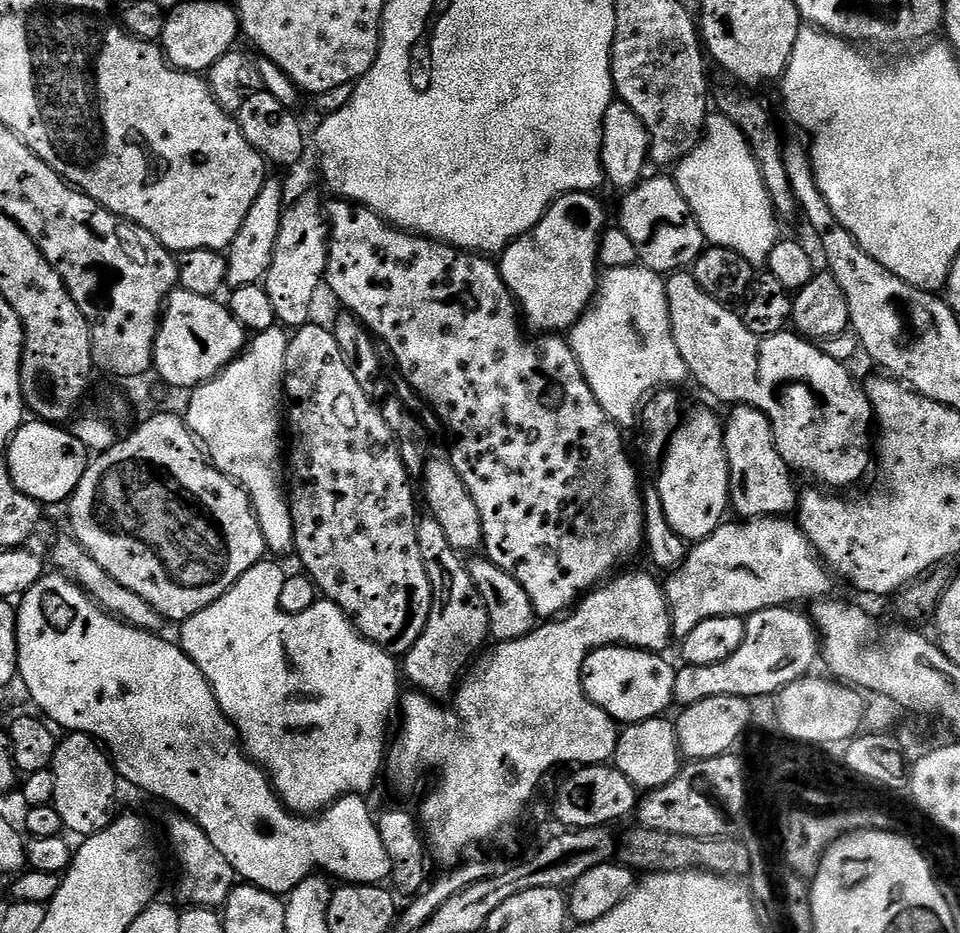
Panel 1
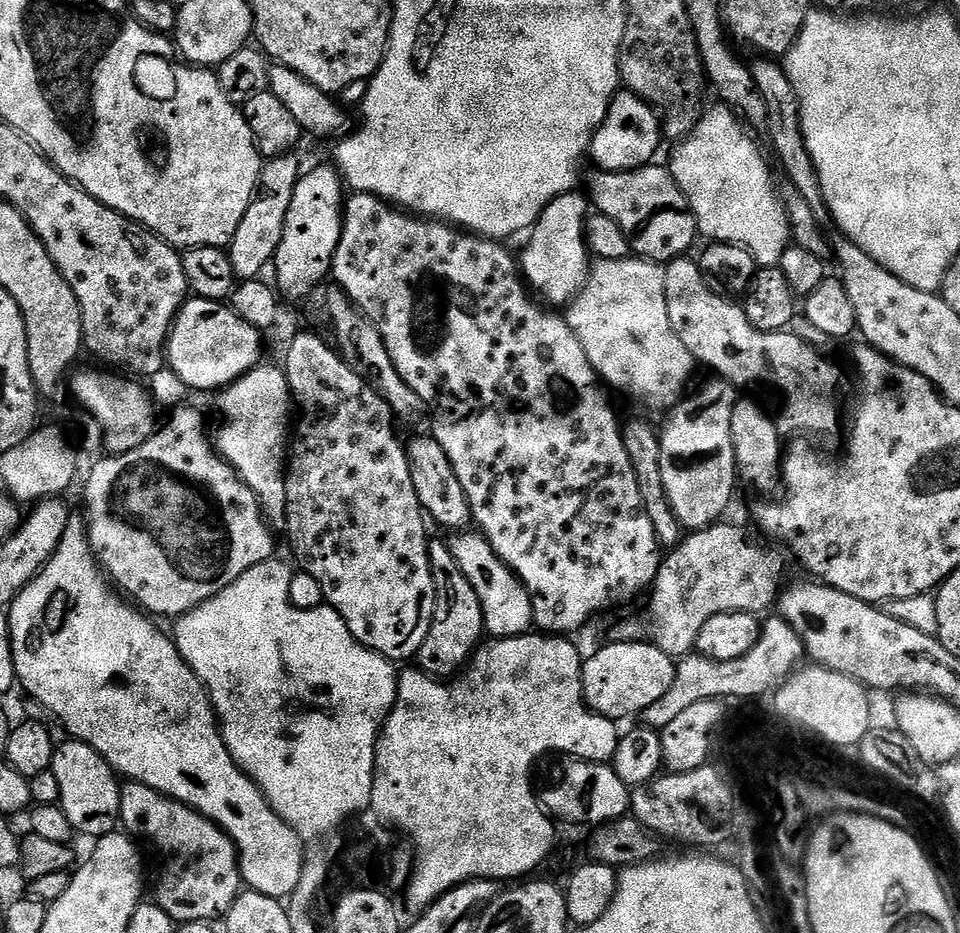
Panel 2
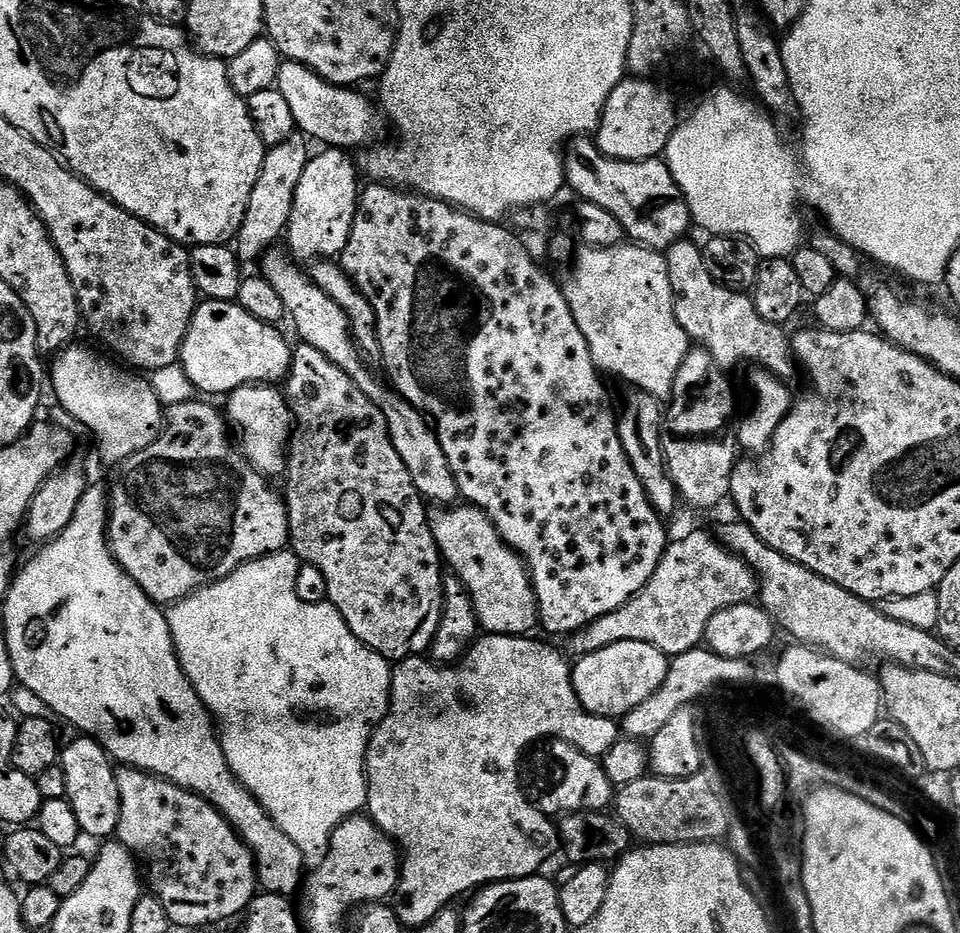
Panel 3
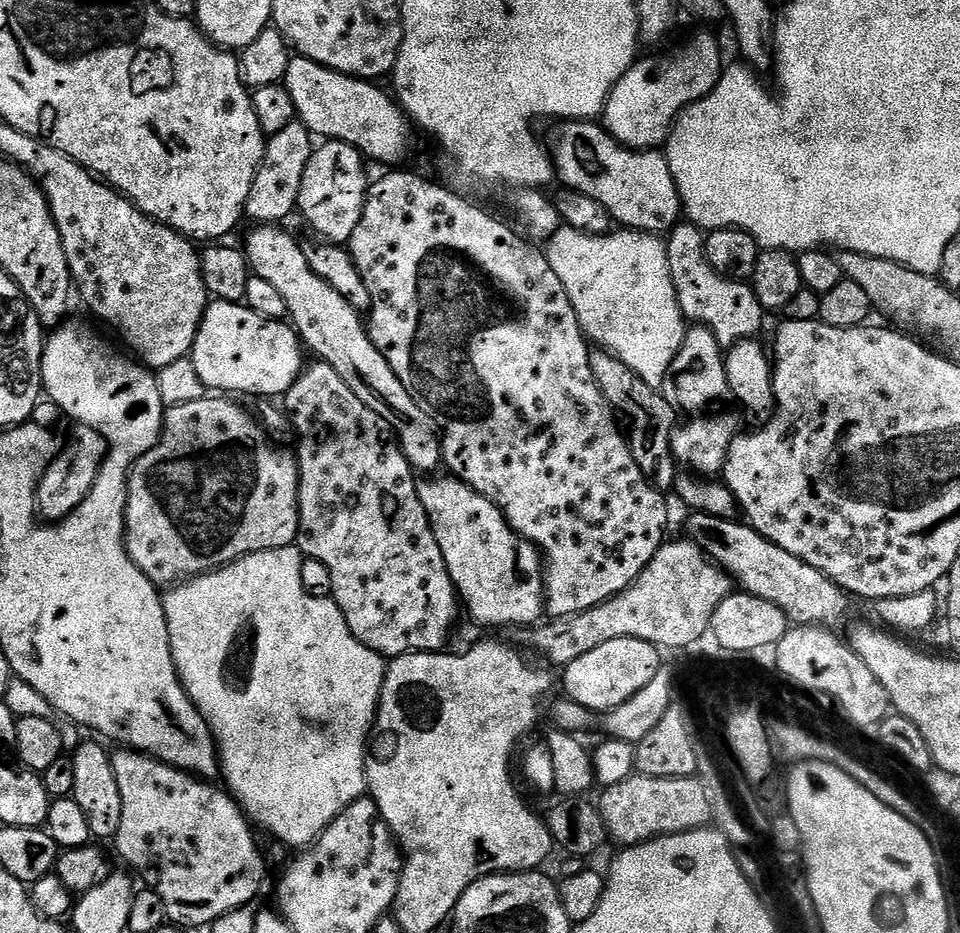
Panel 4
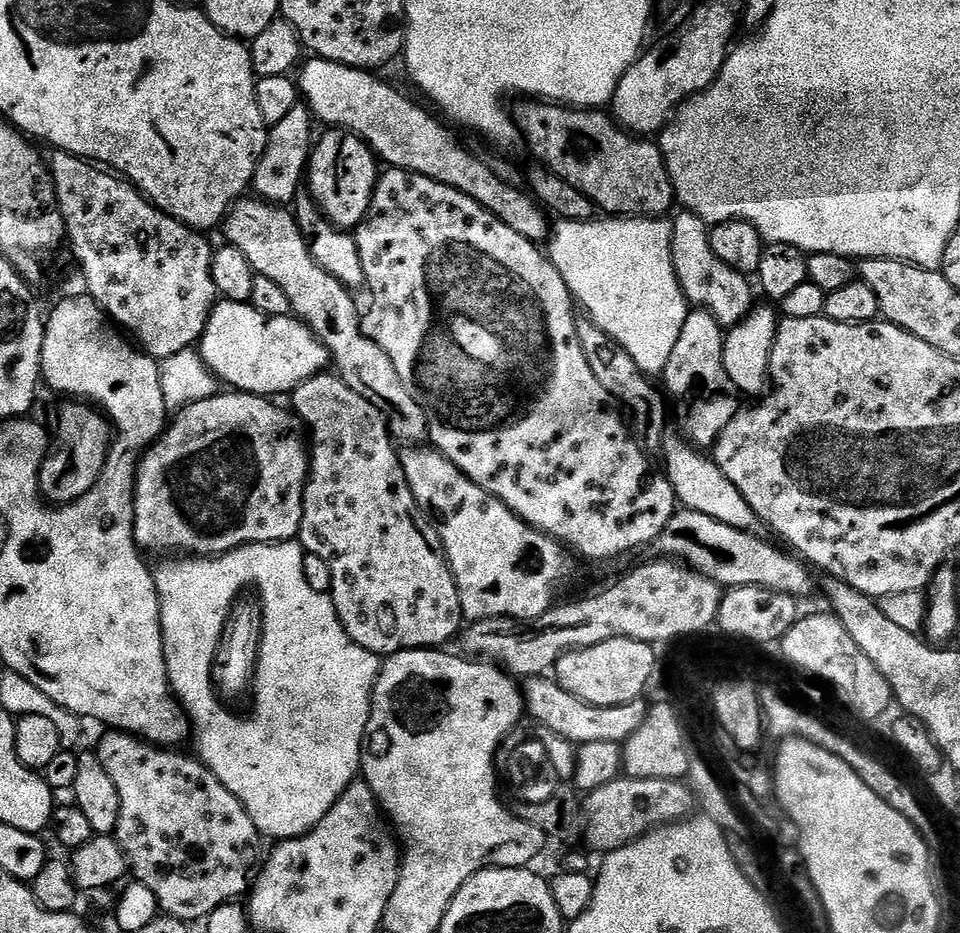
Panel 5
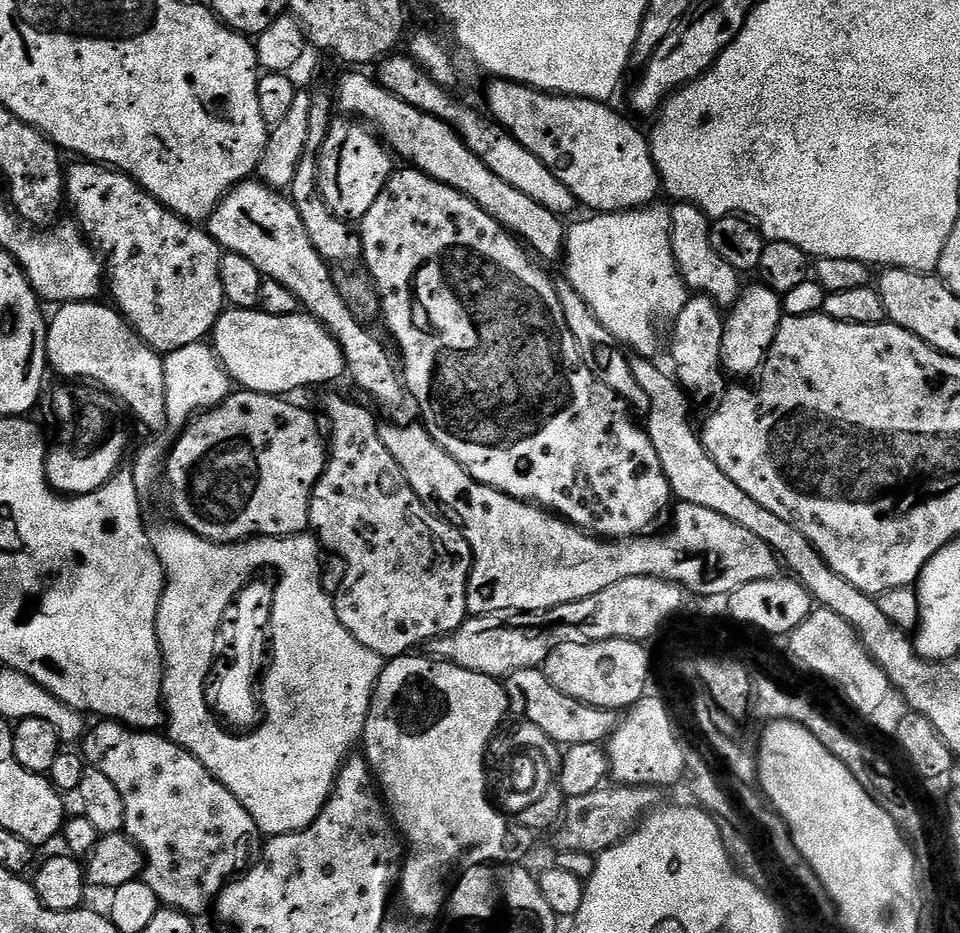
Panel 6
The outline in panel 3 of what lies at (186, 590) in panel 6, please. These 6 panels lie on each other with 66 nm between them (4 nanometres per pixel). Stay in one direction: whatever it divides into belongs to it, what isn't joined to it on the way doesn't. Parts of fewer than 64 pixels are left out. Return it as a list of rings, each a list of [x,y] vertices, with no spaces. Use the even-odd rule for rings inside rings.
[[[291,550],[275,552],[269,556],[251,560],[238,566],[234,574],[213,584],[207,584],[196,592],[191,592],[184,600],[171,605],[166,615],[172,641],[176,647],[176,657],[180,659],[182,670],[194,686],[198,698],[202,698],[202,702],[208,707],[208,715],[212,717],[218,729],[220,745],[226,754],[229,770],[236,775],[236,781],[262,805],[266,814],[270,814],[270,818],[286,834],[286,838],[290,838],[290,842],[298,846],[304,858],[305,869],[311,870],[320,865],[322,858],[326,858],[330,838],[334,830],[338,830],[340,823],[351,816],[361,815],[367,809],[368,773],[364,770],[366,750],[372,731],[388,712],[388,699],[392,693],[393,665],[384,656],[366,647],[361,640],[354,638],[350,626],[346,626],[342,614],[338,614],[334,605],[327,602],[311,604],[300,600],[295,590],[295,580],[298,578],[301,567],[300,557]]]

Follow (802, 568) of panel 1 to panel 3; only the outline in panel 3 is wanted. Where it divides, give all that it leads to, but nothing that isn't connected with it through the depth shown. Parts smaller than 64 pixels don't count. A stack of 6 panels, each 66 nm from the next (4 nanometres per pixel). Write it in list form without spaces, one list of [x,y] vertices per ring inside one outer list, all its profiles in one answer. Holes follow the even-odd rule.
[[[692,532],[681,540],[673,539],[669,543],[650,582],[646,582],[646,586],[642,586],[642,590],[638,590],[638,594],[634,594],[630,602],[626,602],[618,610],[590,622],[586,627],[579,628],[568,636],[566,652],[569,657],[579,658],[586,654],[594,654],[606,646],[614,646],[618,642],[646,642],[669,658],[681,656],[692,648],[701,647],[706,626],[710,618],[718,614],[718,610],[747,604],[755,601],[757,596],[756,573],[745,560],[741,560],[739,556],[728,551],[715,535],[707,536],[704,532]]]

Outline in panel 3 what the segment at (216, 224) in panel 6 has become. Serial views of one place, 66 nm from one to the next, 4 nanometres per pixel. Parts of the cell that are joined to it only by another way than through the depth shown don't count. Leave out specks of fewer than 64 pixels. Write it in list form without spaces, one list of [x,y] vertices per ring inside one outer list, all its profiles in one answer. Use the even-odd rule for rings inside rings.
[[[269,250],[264,253],[258,264],[261,268],[259,271],[264,280],[270,282],[270,286],[274,286],[278,298],[282,298],[282,306],[287,319],[289,321],[292,319],[292,324],[296,327],[297,334],[300,335],[299,339],[303,343],[314,346],[314,350],[326,354],[326,358],[330,358],[330,362],[334,362],[338,370],[345,372],[362,390],[362,394],[366,394],[366,398],[370,398],[370,402],[378,406],[378,410],[386,420],[390,442],[394,442],[394,450],[398,450],[398,458],[402,458],[406,470],[410,470],[410,482],[414,482],[418,494],[432,506],[455,505],[461,499],[458,482],[454,482],[450,462],[446,462],[446,454],[442,454],[442,446],[438,442],[432,425],[425,420],[424,415],[413,404],[409,404],[387,383],[384,385],[363,364],[365,361],[352,340],[347,316],[319,289],[304,268],[302,270],[292,264],[293,257],[287,251],[276,251]]]

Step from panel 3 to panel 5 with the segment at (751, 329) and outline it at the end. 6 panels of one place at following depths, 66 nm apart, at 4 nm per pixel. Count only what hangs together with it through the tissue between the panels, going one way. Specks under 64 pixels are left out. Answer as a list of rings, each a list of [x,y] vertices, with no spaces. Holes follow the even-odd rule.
[[[680,210],[671,217],[671,221],[674,274],[678,278],[682,294],[693,309],[709,312],[719,322],[721,328],[725,330],[733,328],[735,324],[742,322],[742,318],[746,318],[754,307],[753,285],[749,277],[726,266],[714,254],[714,250],[710,250],[708,237],[710,226],[702,218],[698,218],[693,212]]]

